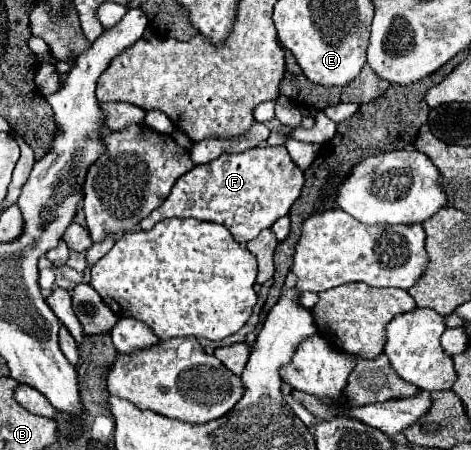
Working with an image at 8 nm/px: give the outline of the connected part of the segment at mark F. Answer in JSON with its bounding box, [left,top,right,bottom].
[140,145,304,245]

